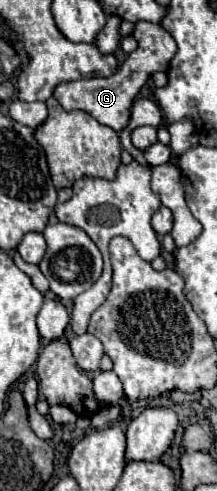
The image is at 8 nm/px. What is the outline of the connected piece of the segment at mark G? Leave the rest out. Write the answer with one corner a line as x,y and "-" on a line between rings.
145,20
135,22
133,38
137,40
139,48
129,54
129,58
123,62
123,66
113,76
109,76
109,78
83,78
83,80
75,80
75,82
61,82
59,86
55,86
53,96
59,100
59,104
67,112
85,110
101,124
111,126
113,130
119,132
129,120
129,108
131,108
131,102
135,100
139,88
147,82
147,78
155,70
165,72
169,66
169,60
177,52
177,46
175,46
171,34
153,22
145,22

